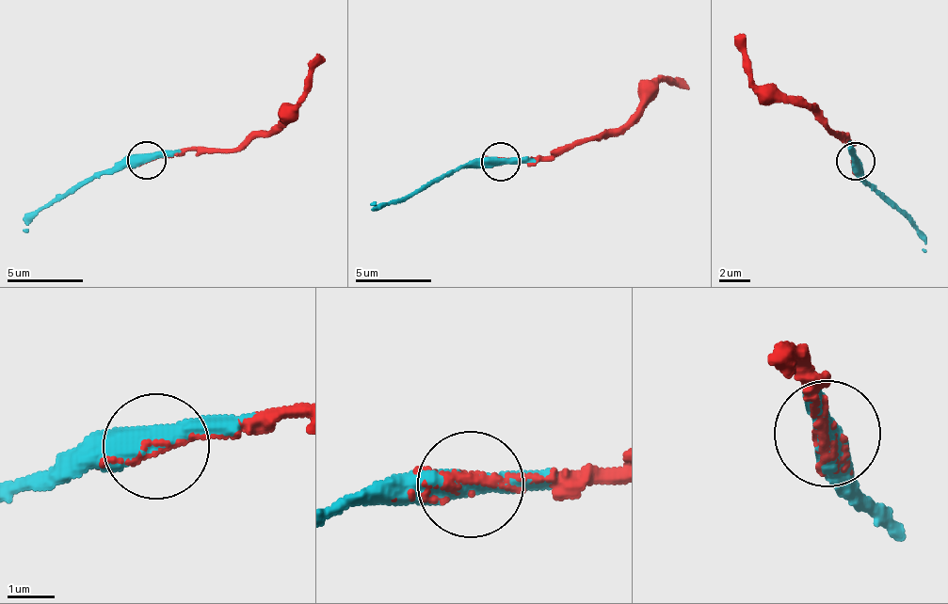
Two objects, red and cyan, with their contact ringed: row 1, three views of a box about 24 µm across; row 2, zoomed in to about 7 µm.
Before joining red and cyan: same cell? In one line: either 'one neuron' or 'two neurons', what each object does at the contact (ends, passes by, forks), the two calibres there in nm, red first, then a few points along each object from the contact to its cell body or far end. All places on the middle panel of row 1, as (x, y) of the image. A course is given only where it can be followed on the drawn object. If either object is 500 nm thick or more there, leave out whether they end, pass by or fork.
one neuron; red passes by; cyan passes by; 120 nm thick on the red side, 480 nm on the other; red runs (500, 163), (557, 157), (610, 135), (665, 80), (682, 85); cyan runs (500, 163), (473, 163), (445, 170), (410, 193), (371, 206), (375, 200)

